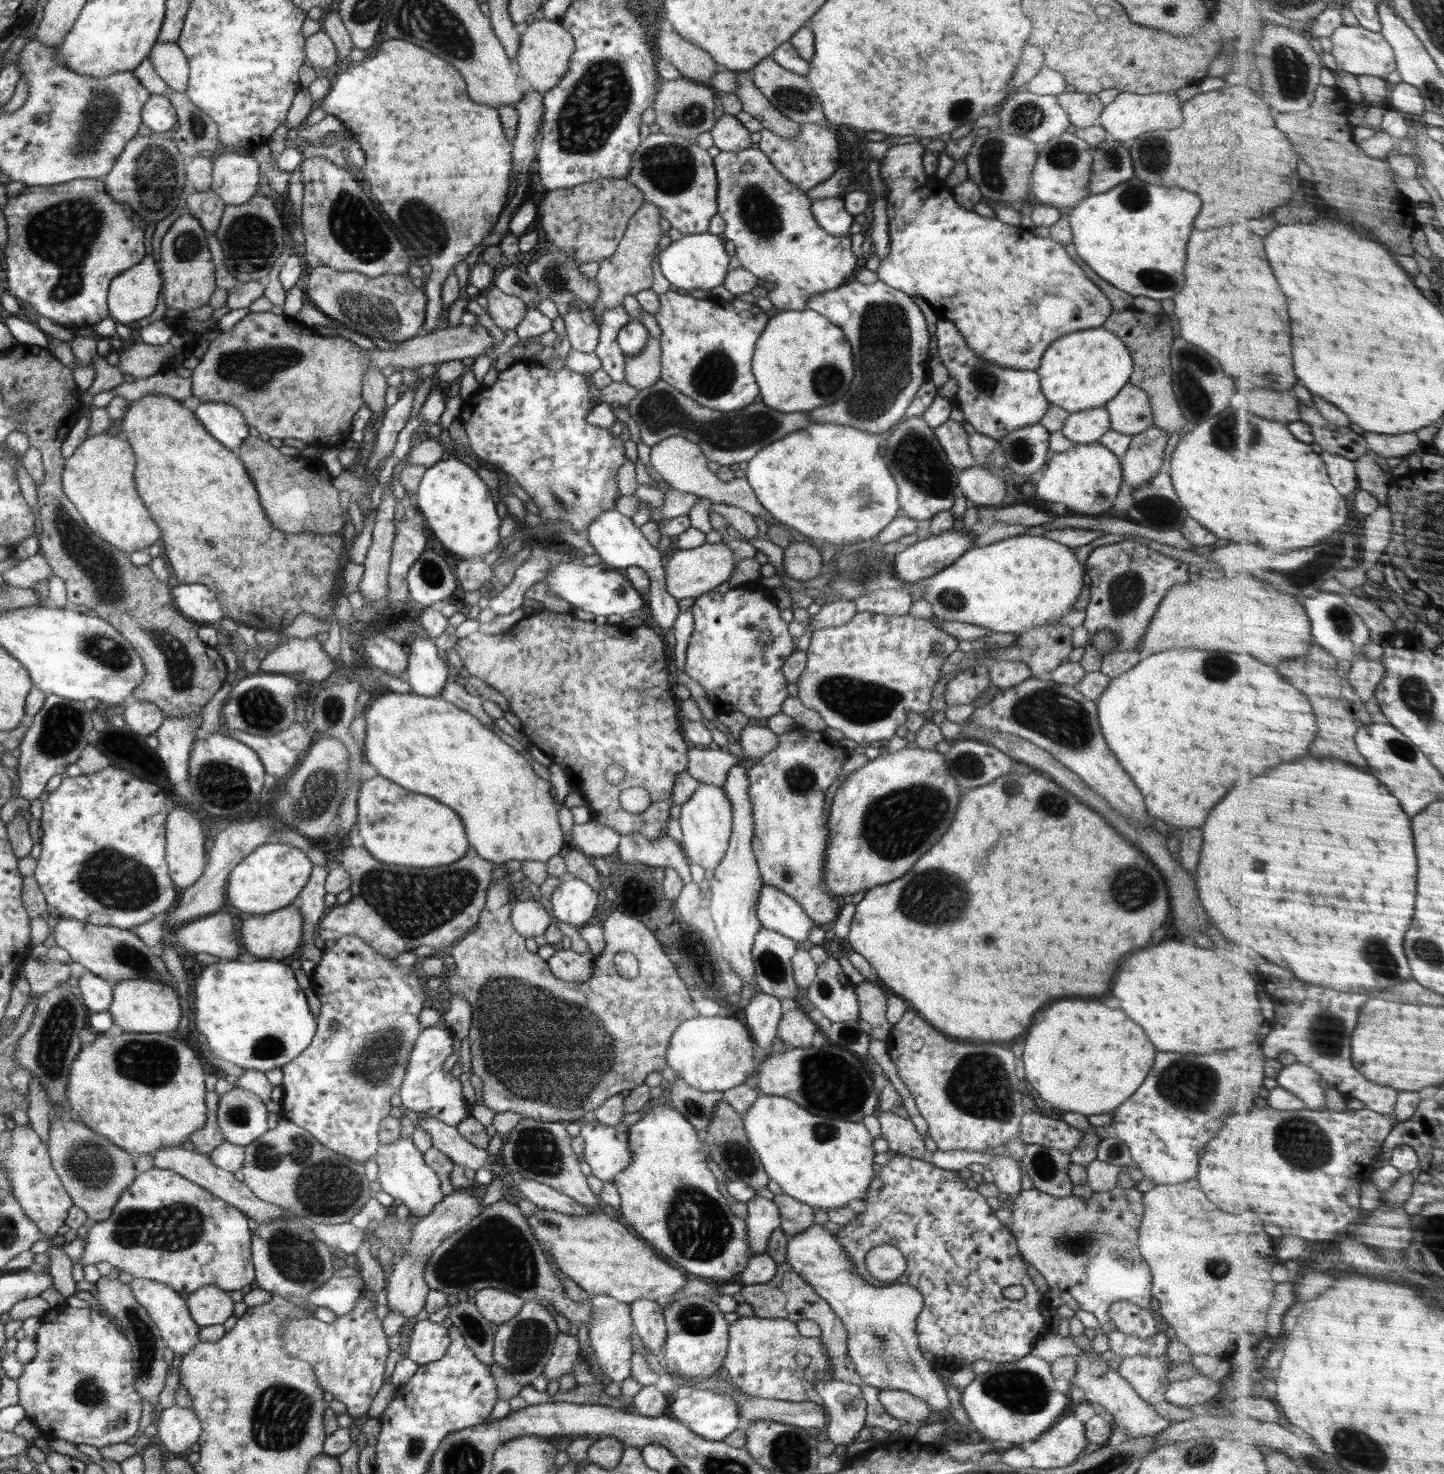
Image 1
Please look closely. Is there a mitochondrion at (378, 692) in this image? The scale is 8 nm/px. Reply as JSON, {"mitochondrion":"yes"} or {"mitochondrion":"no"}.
{"mitochondrion":"no"}

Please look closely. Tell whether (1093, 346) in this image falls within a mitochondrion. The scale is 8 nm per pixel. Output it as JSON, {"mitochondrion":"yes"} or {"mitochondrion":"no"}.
{"mitochondrion":"no"}

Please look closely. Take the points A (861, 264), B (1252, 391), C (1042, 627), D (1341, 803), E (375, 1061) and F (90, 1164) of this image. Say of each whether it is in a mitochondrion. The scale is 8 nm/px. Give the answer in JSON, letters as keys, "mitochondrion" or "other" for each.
{"A":"other","B":"other","C":"other","D":"other","E":"mitochondrion","F":"mitochondrion"}

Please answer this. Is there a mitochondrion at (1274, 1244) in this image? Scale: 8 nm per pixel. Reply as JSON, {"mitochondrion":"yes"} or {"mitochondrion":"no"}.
{"mitochondrion":"no"}

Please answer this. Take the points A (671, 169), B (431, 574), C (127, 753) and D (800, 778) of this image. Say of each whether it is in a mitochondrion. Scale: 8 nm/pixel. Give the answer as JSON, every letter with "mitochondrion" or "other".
{"A":"mitochondrion","B":"mitochondrion","C":"other","D":"mitochondrion"}

